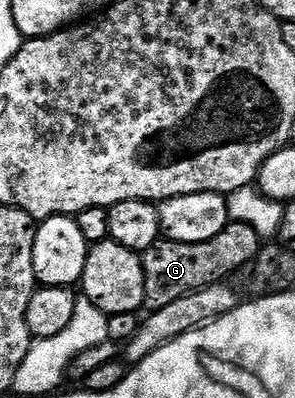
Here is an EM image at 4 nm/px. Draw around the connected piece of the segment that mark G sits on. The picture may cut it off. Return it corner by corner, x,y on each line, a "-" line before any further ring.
231,221
220,236
200,244
158,241
151,250
142,254
146,272
146,306
151,311
159,310
164,308
164,304
172,304
172,300
180,300
180,296
188,296
214,282
237,275
258,255
263,245
263,239
249,224
235,221

